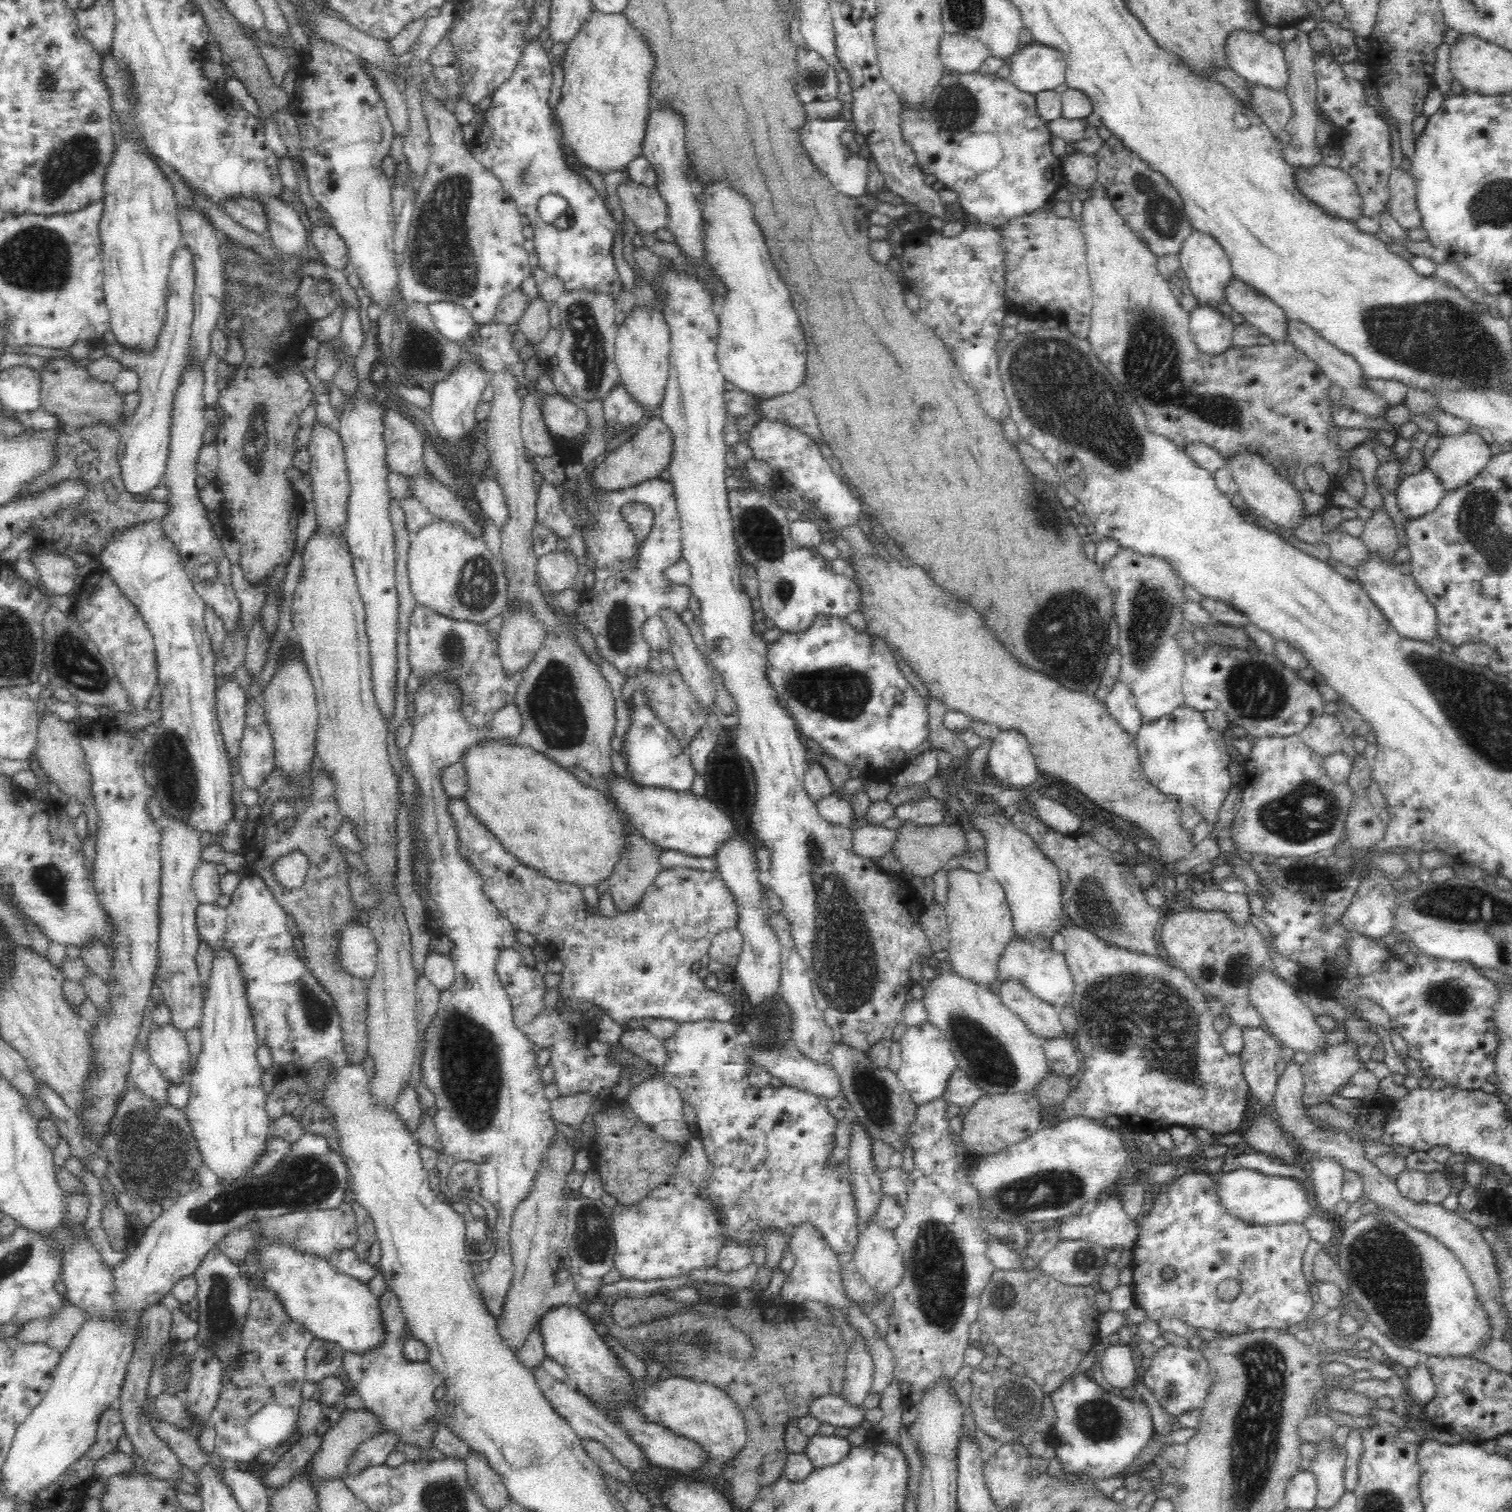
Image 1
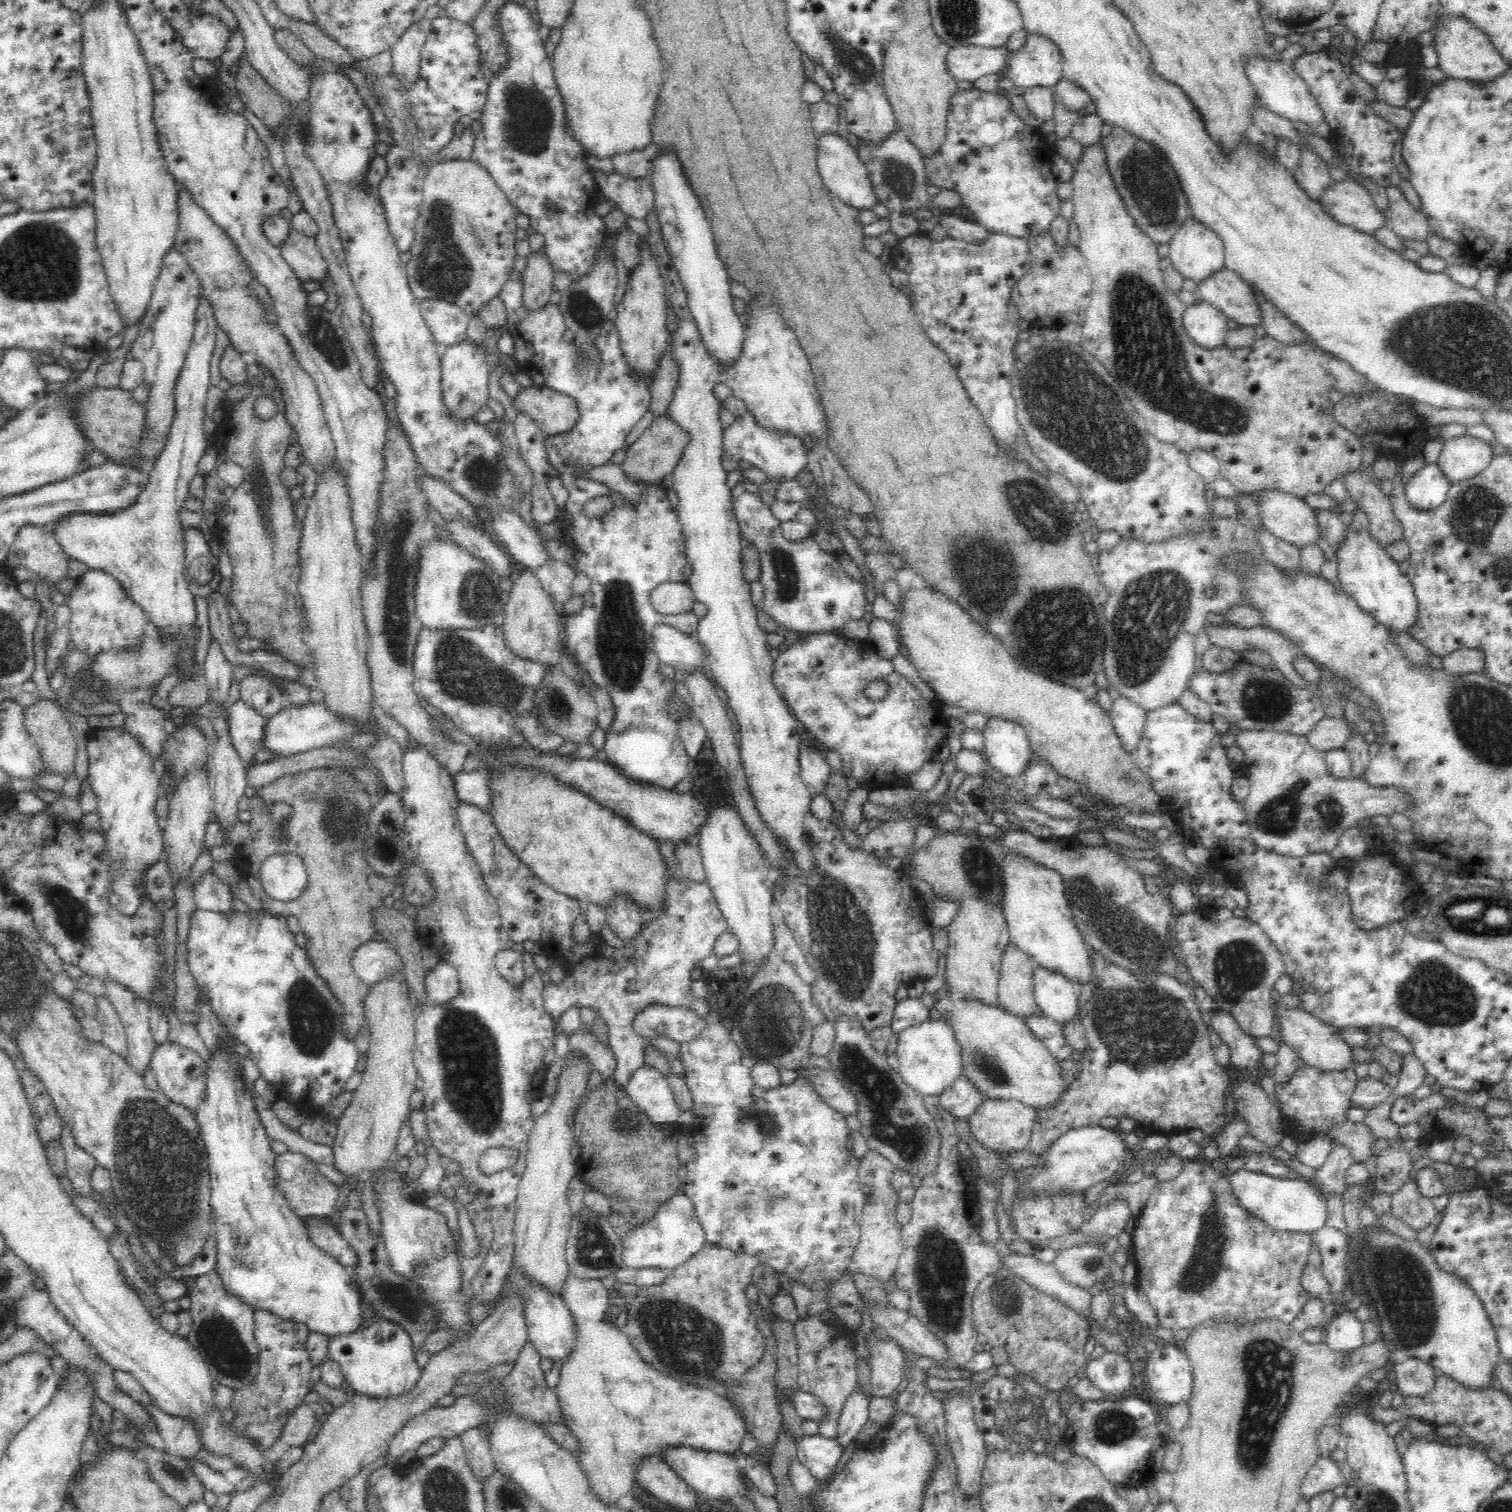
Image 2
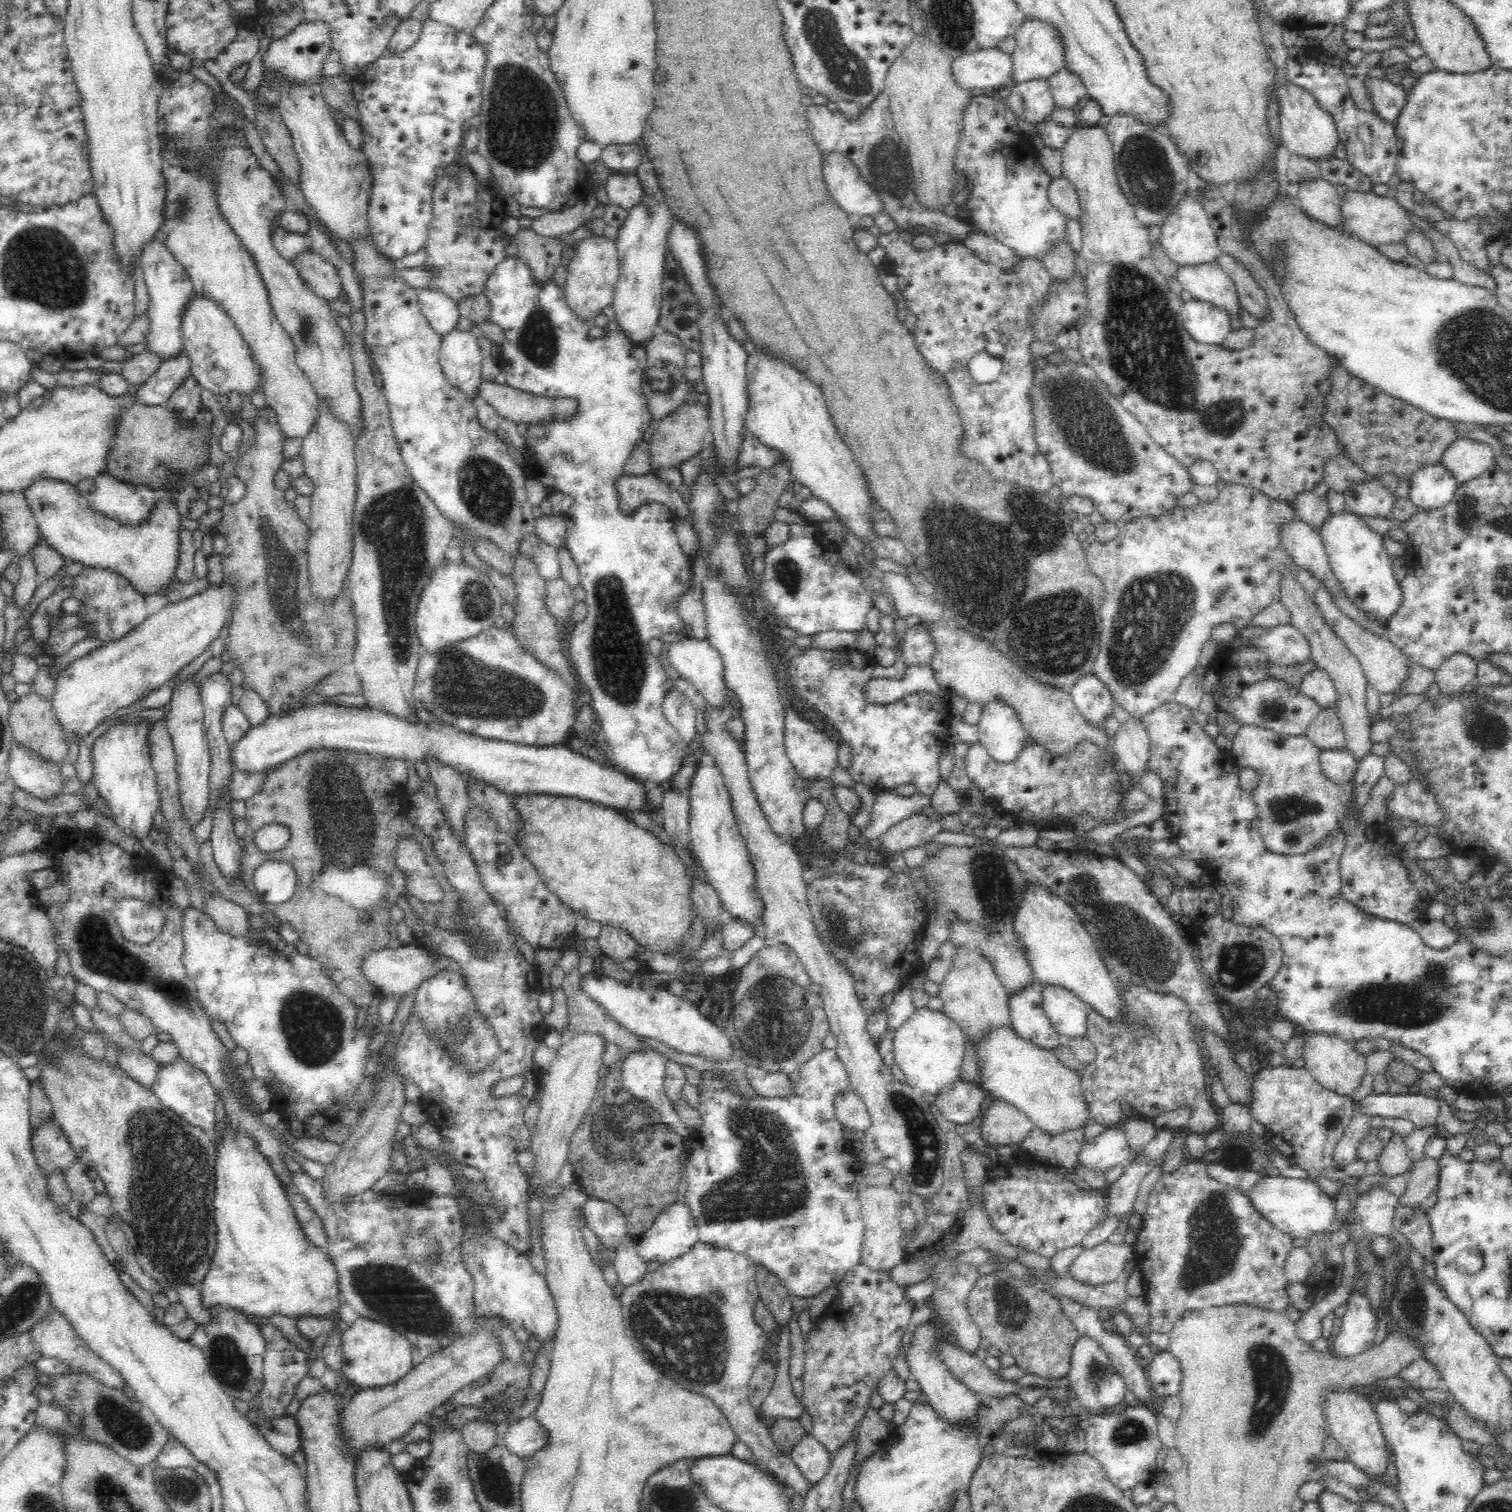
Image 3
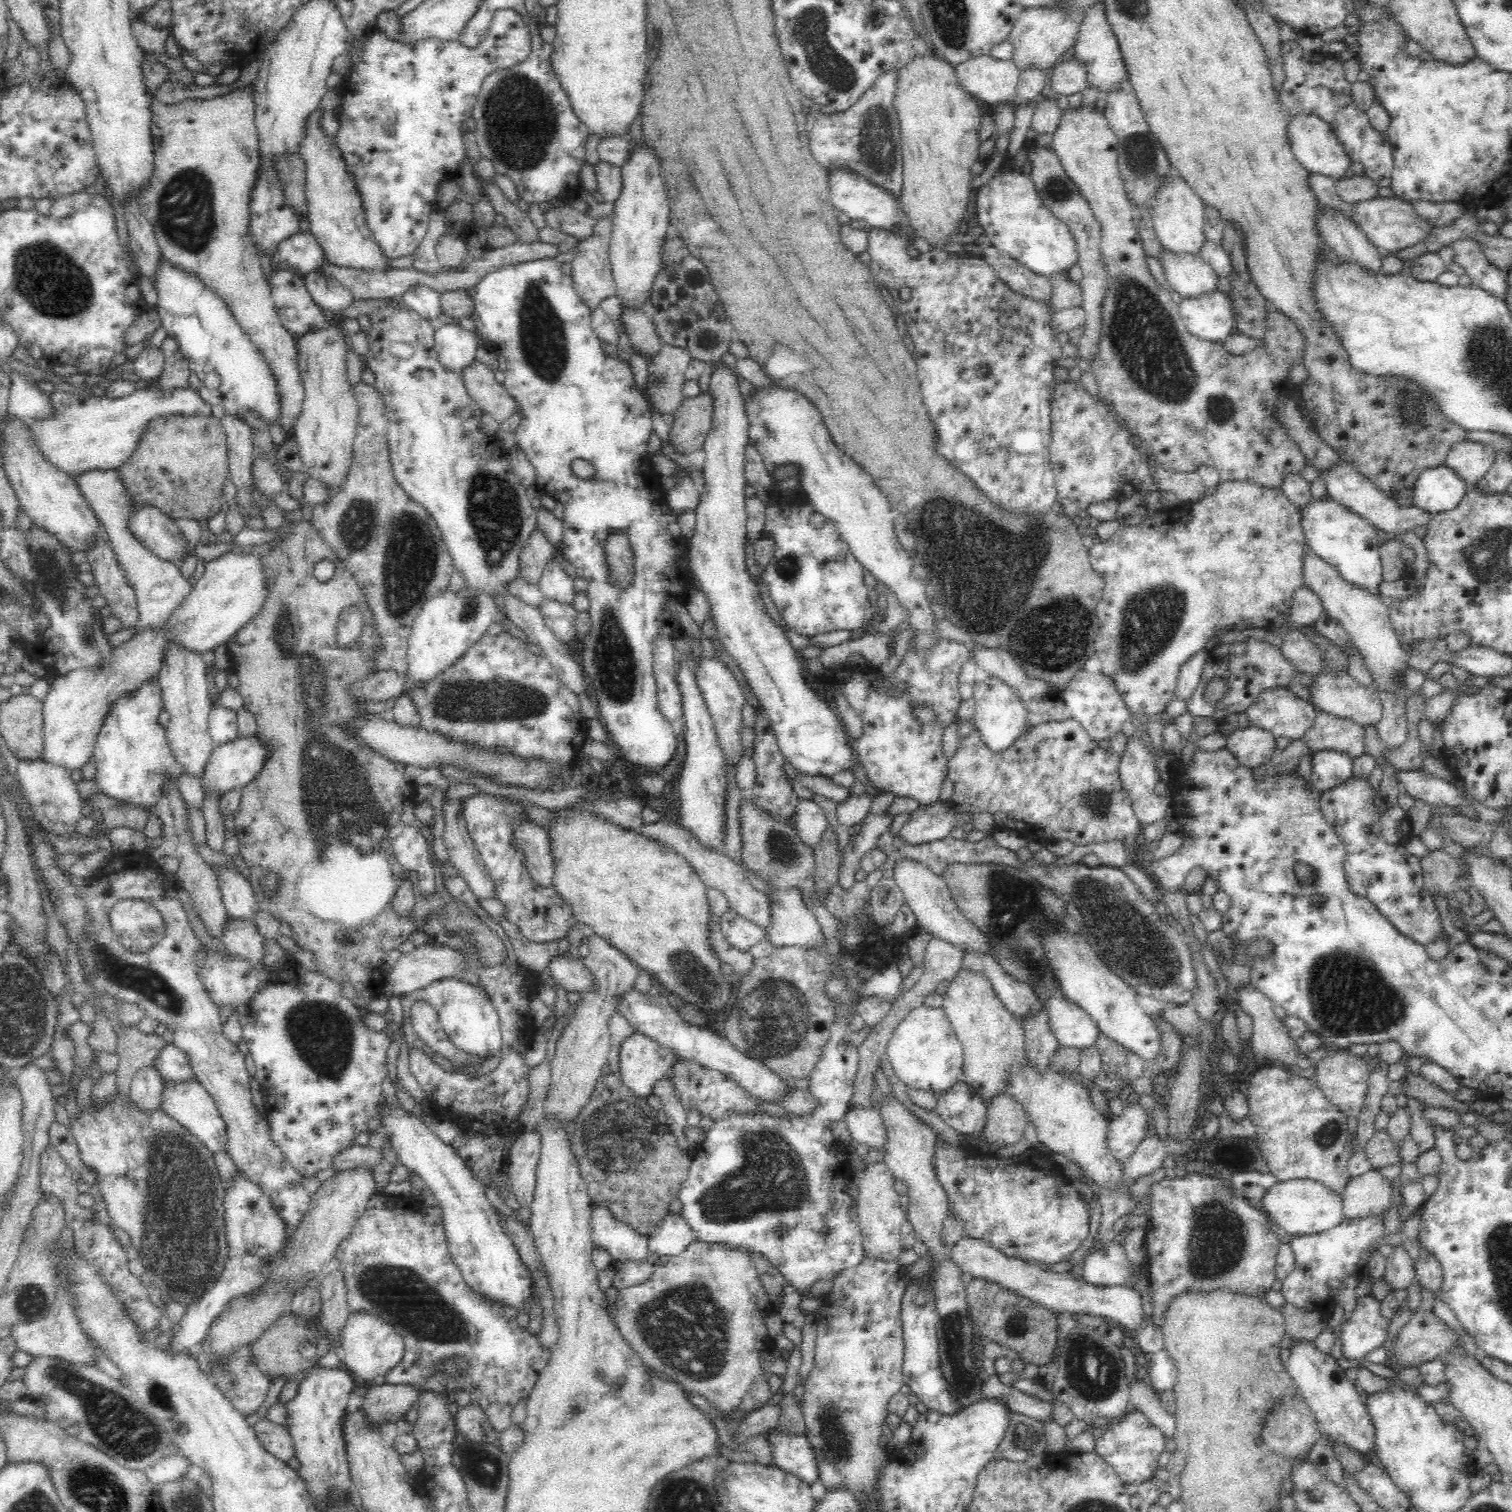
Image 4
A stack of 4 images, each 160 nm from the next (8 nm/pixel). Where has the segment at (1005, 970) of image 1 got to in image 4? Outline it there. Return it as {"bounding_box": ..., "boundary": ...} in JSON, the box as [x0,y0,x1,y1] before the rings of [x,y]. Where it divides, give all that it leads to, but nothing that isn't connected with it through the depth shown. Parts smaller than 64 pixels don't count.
{"bounding_box":[1042,995,1099,1049],"boundary":[[[1062,995],[1047,999],[1042,1010],[1060,1046],[1083,1049],[1095,1044],[1099,1028],[1076,1002]]]}

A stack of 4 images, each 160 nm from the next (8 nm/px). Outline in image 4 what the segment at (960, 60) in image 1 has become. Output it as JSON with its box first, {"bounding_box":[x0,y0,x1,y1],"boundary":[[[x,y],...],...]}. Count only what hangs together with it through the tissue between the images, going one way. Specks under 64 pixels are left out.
{"bounding_box":[955,53,1020,106],"boundary":[[[990,53],[955,66],[960,86],[978,102],[991,106],[1014,102],[1020,72],[1013,59],[994,58]]]}

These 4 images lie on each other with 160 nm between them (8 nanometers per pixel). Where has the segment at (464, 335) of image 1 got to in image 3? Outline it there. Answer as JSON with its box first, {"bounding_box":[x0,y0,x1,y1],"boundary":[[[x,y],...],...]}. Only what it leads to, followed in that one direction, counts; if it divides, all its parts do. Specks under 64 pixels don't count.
{"bounding_box":[418,288,460,337],"boundary":[[[422,288],[418,290],[418,302],[422,314],[430,326],[441,337],[448,336],[456,329],[460,320],[460,307],[458,303],[448,298],[443,292]]]}

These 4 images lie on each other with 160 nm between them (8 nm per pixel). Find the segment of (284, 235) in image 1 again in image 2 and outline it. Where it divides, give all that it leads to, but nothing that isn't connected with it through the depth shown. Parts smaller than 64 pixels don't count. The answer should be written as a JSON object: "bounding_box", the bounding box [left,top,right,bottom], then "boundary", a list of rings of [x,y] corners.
{"bounding_box":[277,219,327,284],"boundary":[[[290,219],[285,221],[287,233],[284,242],[277,247],[280,255],[302,282],[311,280],[322,284],[322,280],[326,278],[327,264],[316,240],[294,229]]]}

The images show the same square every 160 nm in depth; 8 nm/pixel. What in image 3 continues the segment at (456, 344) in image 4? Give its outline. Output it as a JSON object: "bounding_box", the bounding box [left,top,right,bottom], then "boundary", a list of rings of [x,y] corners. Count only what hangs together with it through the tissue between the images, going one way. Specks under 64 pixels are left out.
{"bounding_box":[439,329,482,401],"boundary":[[[454,329],[448,336],[442,336],[439,361],[450,386],[464,393],[474,401],[480,396],[482,384],[482,352],[476,340],[474,331]]]}

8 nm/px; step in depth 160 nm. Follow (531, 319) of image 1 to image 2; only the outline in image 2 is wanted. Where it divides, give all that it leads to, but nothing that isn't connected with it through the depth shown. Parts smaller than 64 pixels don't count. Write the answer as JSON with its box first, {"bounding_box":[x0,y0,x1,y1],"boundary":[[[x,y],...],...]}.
{"bounding_box":[522,252,555,314],"boundary":[[[532,252],[526,260],[526,267],[523,272],[523,297],[522,308],[525,314],[534,314],[544,310],[549,304],[552,294],[552,281],[555,272],[544,259],[542,252]]]}

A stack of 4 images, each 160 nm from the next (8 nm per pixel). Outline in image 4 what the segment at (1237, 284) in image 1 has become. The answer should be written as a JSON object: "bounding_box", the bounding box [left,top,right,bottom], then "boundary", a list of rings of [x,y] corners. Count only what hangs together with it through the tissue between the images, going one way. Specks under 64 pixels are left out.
{"bounding_box":[1160,250,1220,298],"boundary":[[[1165,250],[1164,256],[1160,258],[1160,262],[1166,280],[1172,288],[1172,292],[1178,292],[1182,298],[1194,298],[1202,296],[1202,294],[1214,294],[1218,290],[1220,275],[1212,269],[1212,266],[1200,254],[1172,254]]]}

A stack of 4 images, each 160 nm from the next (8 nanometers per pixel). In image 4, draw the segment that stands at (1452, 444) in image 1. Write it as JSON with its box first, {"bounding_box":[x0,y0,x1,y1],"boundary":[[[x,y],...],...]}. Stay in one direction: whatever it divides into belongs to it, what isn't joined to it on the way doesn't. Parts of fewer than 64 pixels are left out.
{"bounding_box":[1445,439,1495,485],"boundary":[[[1464,439],[1450,450],[1445,466],[1454,470],[1466,485],[1473,485],[1488,473],[1494,460],[1495,449],[1490,444]]]}

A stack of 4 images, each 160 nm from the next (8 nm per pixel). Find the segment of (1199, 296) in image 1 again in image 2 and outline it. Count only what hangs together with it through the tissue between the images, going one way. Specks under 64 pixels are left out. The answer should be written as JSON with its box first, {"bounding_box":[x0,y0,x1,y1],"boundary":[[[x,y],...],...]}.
{"bounding_box":[1168,220,1225,285],"boundary":[[[1192,220],[1172,238],[1168,258],[1184,277],[1197,285],[1225,267],[1225,247],[1220,237],[1209,228]]]}

